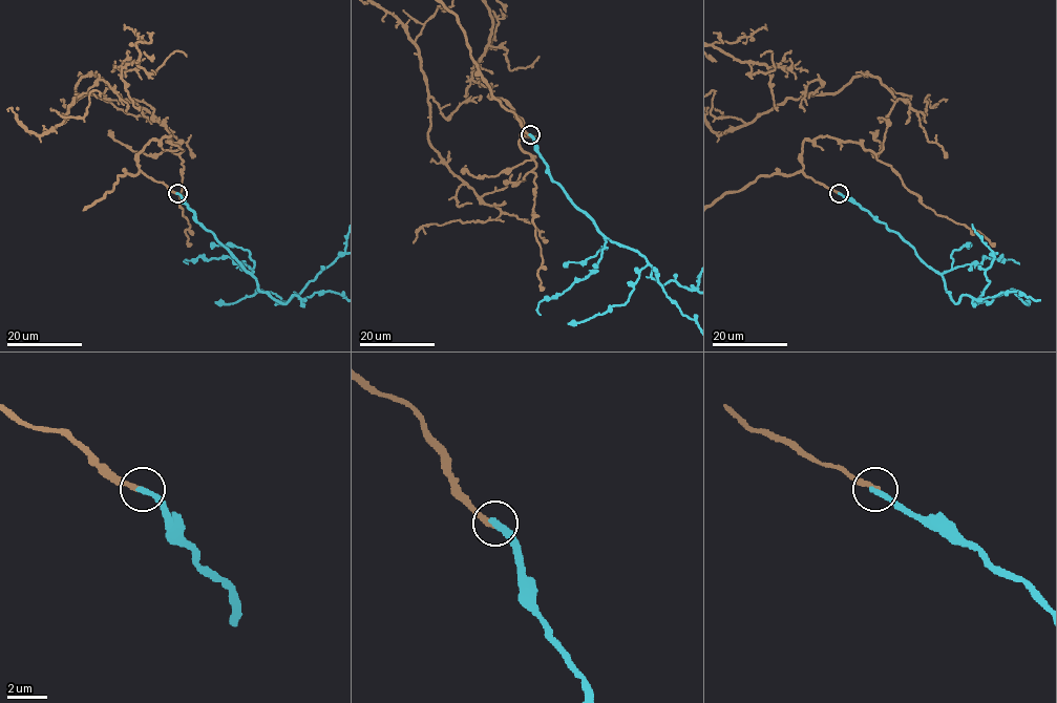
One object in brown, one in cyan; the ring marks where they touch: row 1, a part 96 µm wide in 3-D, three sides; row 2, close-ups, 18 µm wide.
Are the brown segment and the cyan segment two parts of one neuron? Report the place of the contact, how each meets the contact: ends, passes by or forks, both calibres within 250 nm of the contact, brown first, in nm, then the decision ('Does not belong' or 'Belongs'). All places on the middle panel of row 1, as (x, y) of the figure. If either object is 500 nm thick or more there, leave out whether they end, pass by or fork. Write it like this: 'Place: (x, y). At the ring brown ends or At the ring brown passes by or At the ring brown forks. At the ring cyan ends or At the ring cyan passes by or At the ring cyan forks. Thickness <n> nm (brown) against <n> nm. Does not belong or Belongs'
Place: (530, 134). At the ring brown ends. At the ring cyan ends. Thickness 240 nm (brown) against 300 nm. Does not belong

